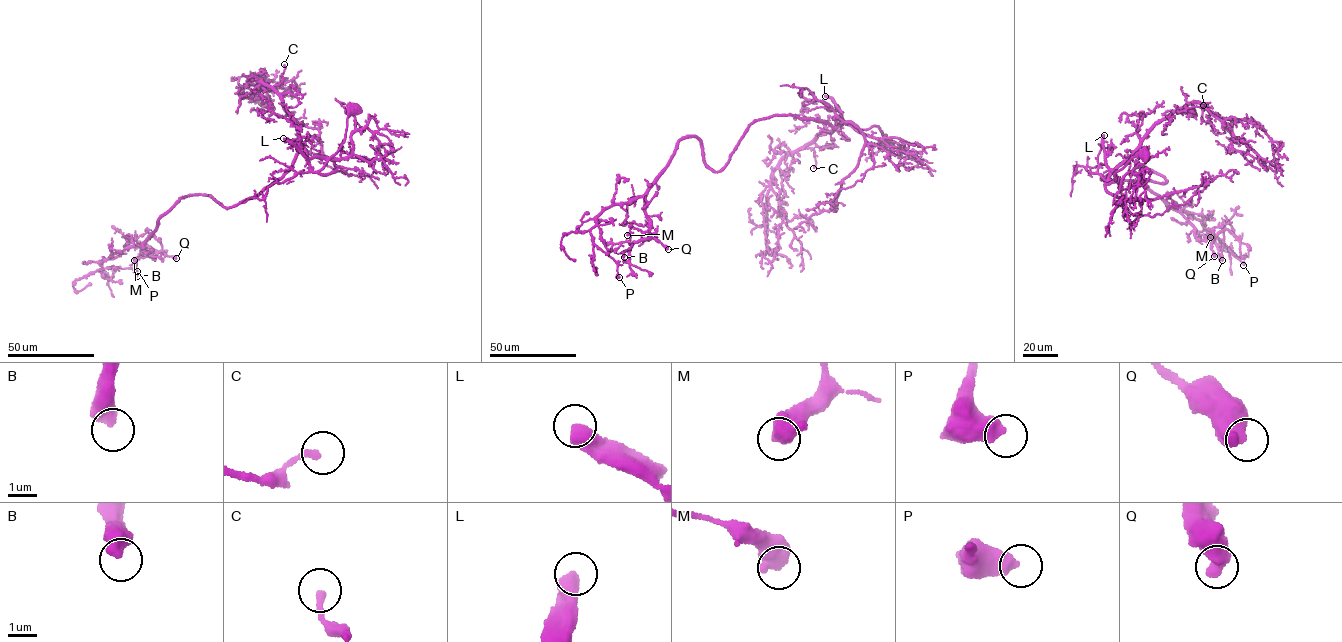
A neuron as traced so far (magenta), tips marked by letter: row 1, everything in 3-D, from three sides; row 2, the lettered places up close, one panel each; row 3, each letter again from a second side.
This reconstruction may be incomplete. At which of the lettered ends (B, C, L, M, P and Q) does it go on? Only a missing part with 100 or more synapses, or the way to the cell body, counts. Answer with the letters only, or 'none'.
L

